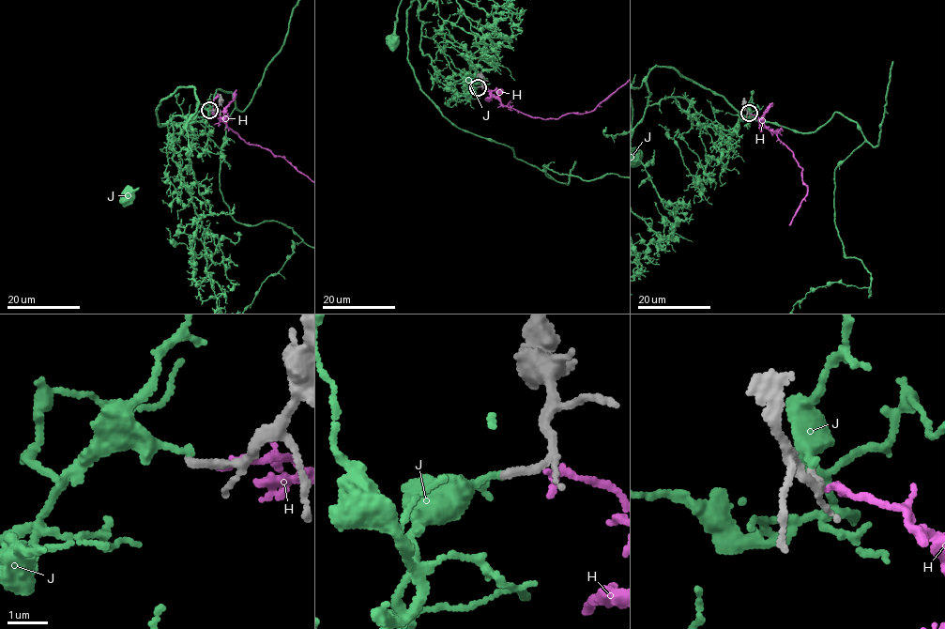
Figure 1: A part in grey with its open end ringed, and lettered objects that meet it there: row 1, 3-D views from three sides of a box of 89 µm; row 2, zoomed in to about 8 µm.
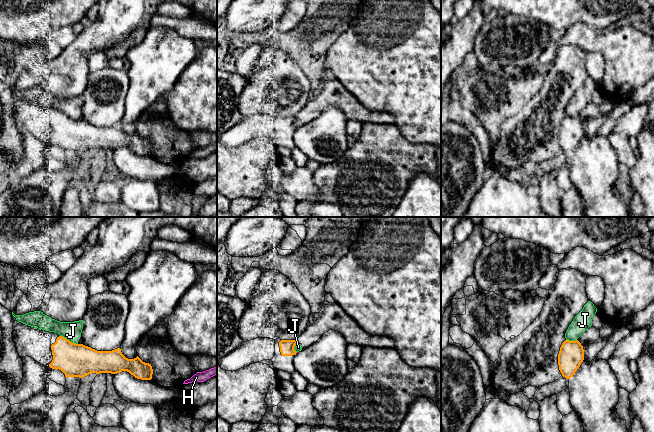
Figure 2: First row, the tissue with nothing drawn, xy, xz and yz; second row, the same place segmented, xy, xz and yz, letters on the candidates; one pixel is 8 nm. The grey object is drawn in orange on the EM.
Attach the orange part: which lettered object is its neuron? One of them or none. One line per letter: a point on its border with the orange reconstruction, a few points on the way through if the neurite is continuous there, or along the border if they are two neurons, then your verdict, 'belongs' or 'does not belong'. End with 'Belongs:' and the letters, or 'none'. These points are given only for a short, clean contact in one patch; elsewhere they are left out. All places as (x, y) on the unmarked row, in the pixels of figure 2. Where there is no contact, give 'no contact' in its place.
H: no contact | does not belong
J: xy (68, 116) | along xy (60, 111), (77, 120) | does not belong
Belongs: none

